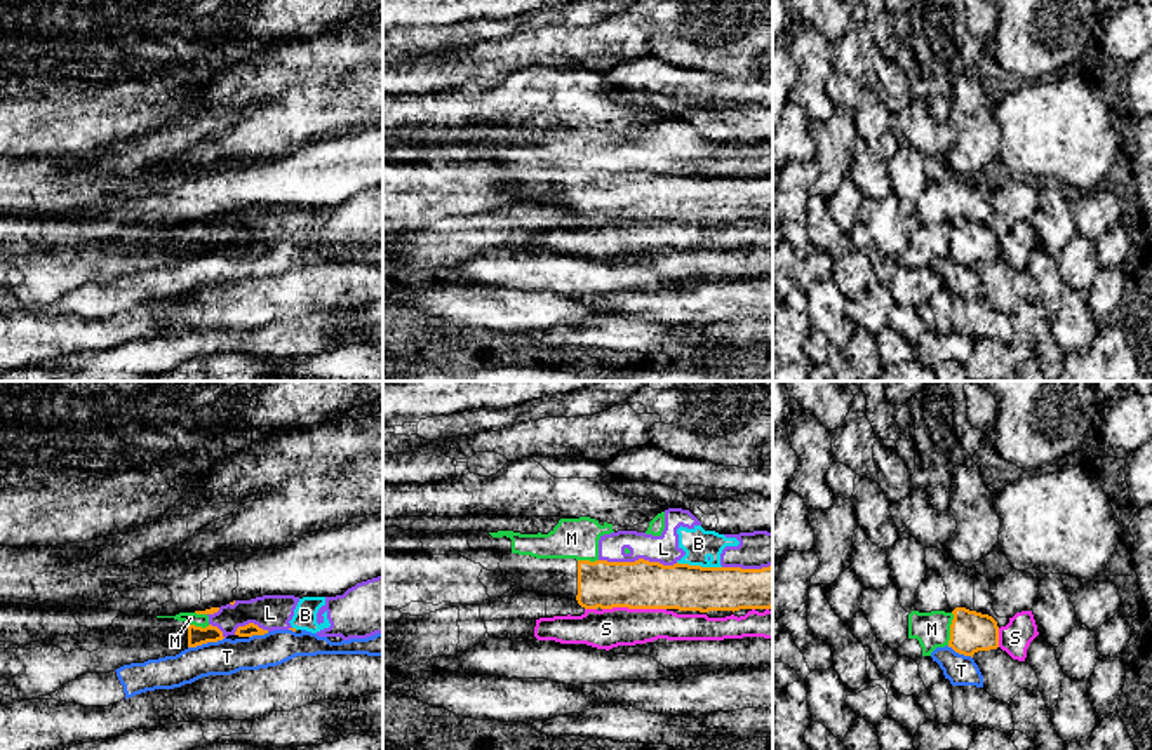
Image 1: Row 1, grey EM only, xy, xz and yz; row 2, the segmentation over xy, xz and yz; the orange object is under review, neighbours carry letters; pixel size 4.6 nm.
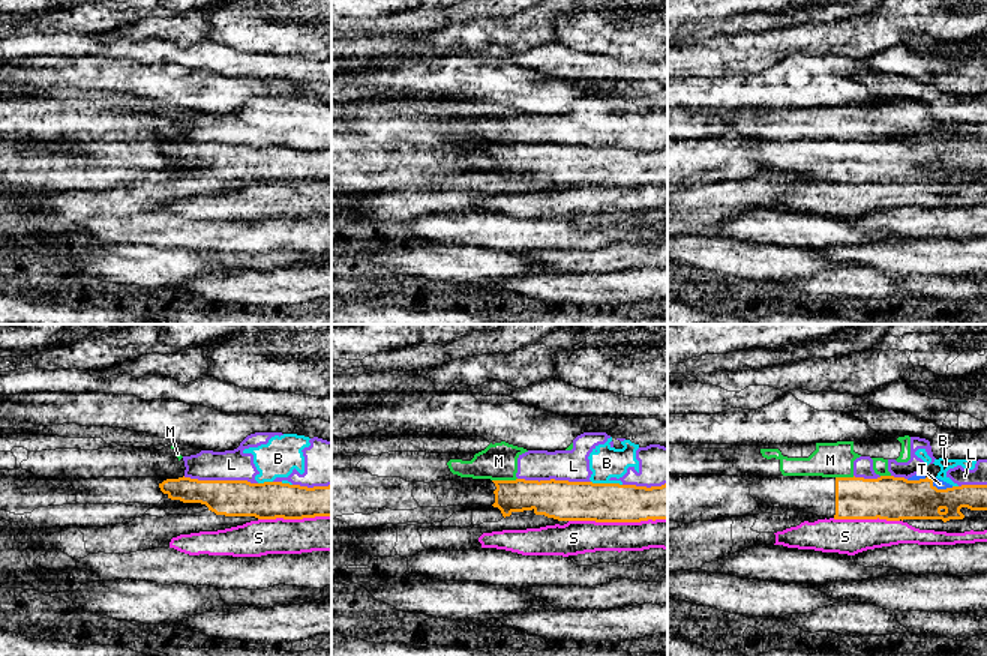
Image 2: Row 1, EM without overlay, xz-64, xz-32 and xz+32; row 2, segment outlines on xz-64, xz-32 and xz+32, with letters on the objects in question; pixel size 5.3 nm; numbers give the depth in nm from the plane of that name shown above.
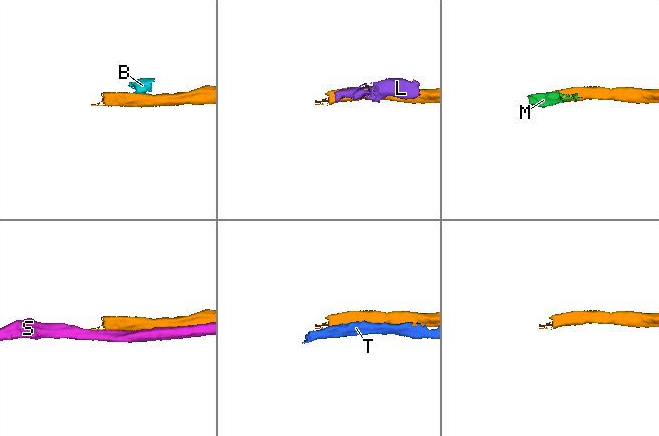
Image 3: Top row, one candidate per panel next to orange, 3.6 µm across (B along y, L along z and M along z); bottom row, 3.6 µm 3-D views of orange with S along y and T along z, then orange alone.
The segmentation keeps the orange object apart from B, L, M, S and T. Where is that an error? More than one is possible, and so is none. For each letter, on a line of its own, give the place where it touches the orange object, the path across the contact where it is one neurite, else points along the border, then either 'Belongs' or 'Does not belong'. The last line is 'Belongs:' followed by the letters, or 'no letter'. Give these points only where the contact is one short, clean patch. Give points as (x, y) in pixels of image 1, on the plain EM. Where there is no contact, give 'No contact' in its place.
B: Touches orange at xz (700, 176). Boundary: xz (677, 171), (721, 178). Does not belong
L: Touches orange at xz (639, 169). Does not belong
M: Touches orange at yz (951, 239). Boundary: yz (952, 223), (947, 254). Does not belong
S: Touches orange at xz (634, 218). Does not belong
T: Touches orange at xy (206, 253). Does not belong
Belongs: no letter

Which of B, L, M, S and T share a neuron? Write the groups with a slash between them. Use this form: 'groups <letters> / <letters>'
groups B L M / S / T

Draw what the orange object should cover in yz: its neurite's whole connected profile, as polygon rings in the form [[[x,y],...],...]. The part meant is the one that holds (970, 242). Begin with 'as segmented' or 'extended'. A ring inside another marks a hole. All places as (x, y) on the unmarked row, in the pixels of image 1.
as segmented; [[[955,218],[952,224],[948,258],[955,263],[973,268],[978,261],[999,258],[999,237],[992,226],[966,218]]]

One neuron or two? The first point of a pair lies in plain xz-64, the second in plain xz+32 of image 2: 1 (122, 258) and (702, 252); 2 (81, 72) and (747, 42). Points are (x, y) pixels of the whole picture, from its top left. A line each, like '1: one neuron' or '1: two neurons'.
1: one neuron
2: two neurons

